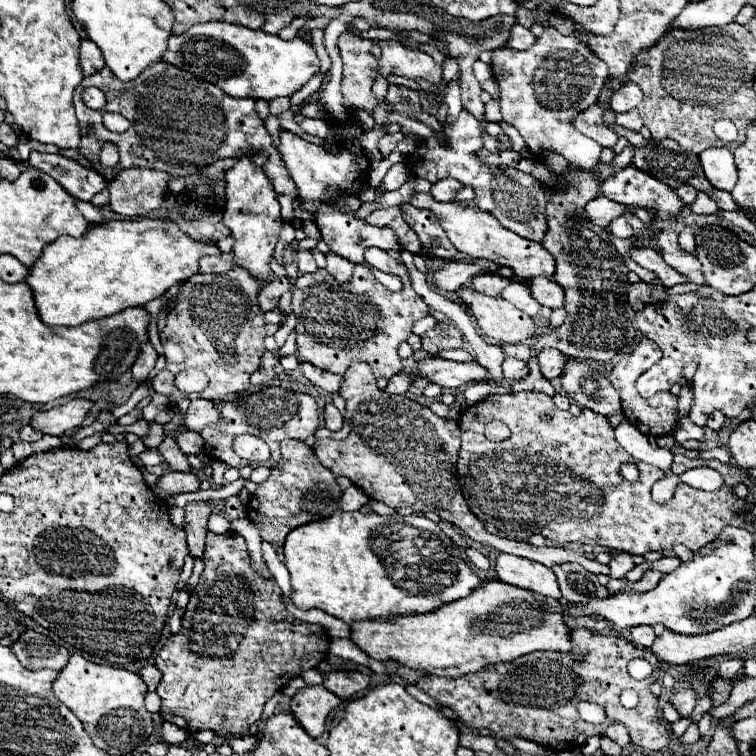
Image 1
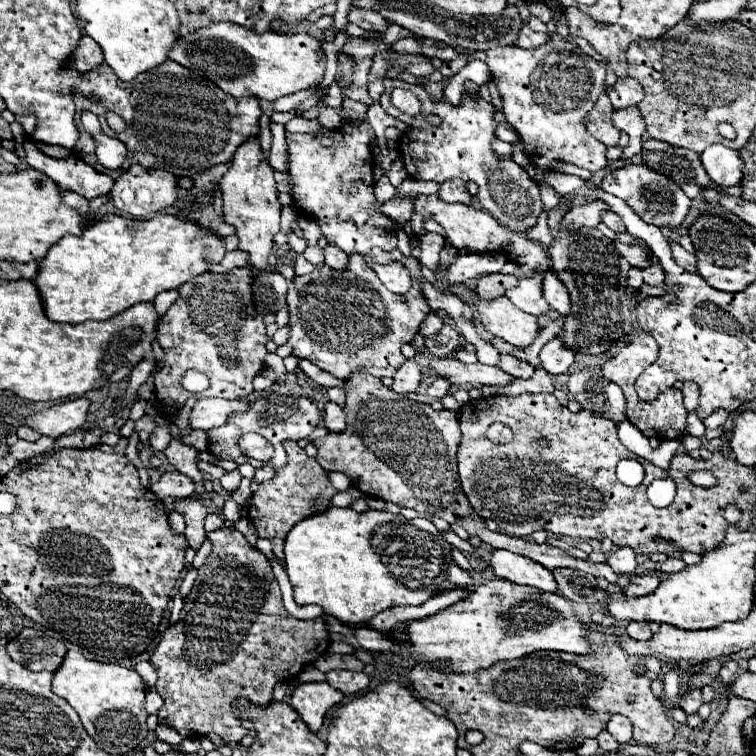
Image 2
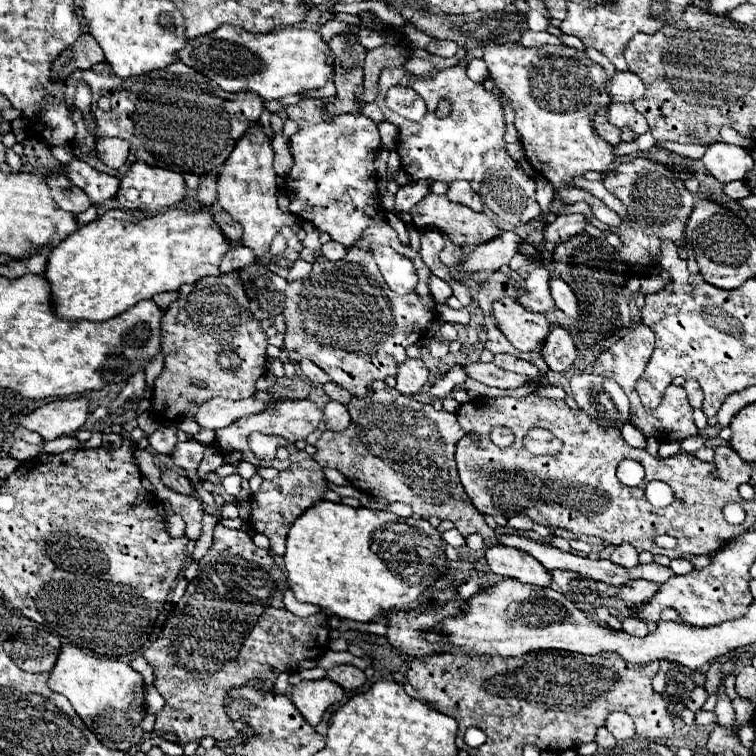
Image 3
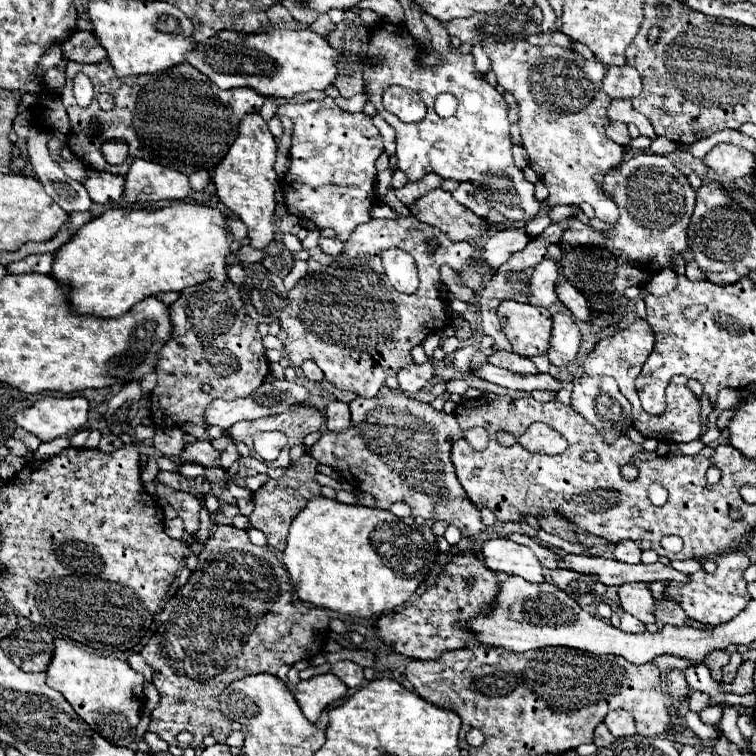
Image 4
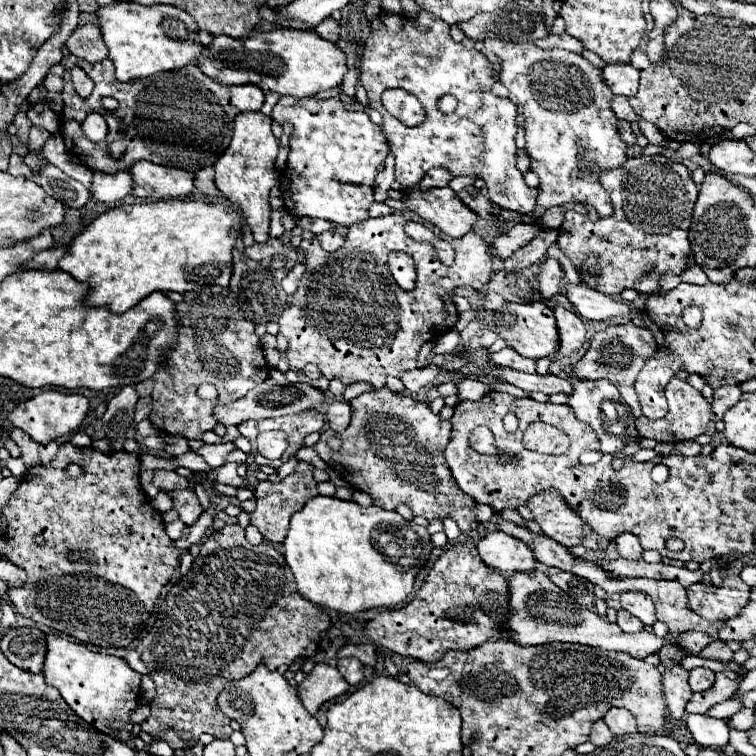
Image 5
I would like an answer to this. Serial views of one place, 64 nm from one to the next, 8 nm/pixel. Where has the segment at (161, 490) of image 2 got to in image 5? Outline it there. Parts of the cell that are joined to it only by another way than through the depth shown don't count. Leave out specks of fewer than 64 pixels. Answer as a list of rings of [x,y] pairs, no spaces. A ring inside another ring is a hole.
[[[156,470],[152,484],[160,490],[176,490],[176,488],[188,488],[190,482],[182,476],[178,476],[176,472],[168,472],[168,470]]]

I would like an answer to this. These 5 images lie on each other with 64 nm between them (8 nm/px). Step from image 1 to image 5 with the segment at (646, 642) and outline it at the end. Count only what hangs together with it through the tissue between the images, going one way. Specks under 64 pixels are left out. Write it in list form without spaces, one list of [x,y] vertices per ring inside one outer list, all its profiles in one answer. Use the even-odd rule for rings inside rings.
[[[620,610],[620,612],[618,612],[618,626],[620,626],[624,632],[638,632],[638,630],[644,628],[644,624],[642,624],[638,618],[634,618],[632,614],[628,614],[626,610]]]

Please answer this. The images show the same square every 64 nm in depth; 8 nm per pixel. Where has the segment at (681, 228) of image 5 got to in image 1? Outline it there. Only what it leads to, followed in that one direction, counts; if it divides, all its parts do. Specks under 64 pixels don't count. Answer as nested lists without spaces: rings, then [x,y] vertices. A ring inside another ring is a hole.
[[[628,166],[622,172],[608,176],[600,184],[600,192],[614,202],[654,210],[654,222],[678,216],[680,210],[686,206],[670,186],[664,186],[664,182],[656,182],[656,178],[644,174],[642,170],[636,170],[634,166]]]

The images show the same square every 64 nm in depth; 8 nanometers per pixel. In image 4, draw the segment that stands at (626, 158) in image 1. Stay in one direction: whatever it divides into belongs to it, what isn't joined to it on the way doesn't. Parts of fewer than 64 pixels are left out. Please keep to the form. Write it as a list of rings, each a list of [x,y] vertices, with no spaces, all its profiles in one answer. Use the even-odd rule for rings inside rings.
[[[612,100],[610,108],[608,108],[608,118],[612,122],[634,122],[640,130],[640,134],[646,134],[650,138],[656,138],[652,124],[646,120],[646,116],[642,116],[640,112],[636,112],[630,104],[630,100]]]

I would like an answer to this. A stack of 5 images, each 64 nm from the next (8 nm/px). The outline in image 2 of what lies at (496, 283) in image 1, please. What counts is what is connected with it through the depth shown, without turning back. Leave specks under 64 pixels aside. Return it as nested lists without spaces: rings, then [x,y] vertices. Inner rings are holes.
[[[486,274],[478,278],[476,282],[476,292],[480,298],[498,298],[504,296],[504,290],[516,286],[516,276],[506,276],[506,274]]]

